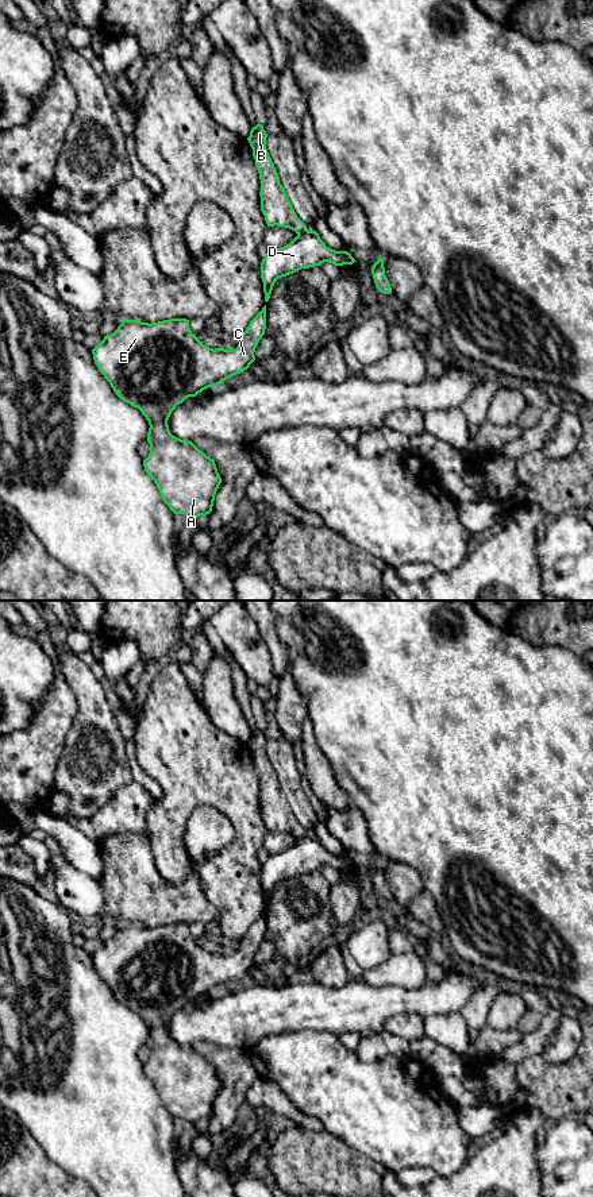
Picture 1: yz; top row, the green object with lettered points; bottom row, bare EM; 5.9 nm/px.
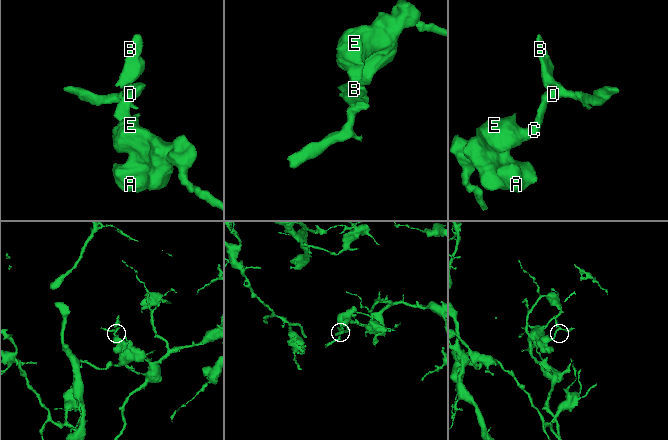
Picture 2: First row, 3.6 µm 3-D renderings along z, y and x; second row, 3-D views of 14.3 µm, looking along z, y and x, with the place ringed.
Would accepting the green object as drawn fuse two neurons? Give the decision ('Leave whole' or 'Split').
Split

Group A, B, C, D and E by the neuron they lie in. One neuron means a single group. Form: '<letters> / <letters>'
A C D E / B

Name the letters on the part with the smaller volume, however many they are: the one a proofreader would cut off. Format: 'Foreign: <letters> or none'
Foreign: B

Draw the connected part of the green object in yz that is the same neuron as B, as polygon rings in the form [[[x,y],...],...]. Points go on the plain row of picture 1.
[[[262,729],[251,733],[247,742],[261,784],[261,815],[267,831],[285,831],[296,838],[307,835],[307,830],[297,822],[282,789],[278,777],[266,753],[267,738]]]

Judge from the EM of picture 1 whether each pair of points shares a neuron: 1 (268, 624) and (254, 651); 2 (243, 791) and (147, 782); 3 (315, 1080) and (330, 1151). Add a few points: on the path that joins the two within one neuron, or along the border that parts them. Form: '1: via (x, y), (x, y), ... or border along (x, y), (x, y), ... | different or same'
1: border along (249, 614), (268, 648), (272, 665) | different
2: border along (135, 761), (161, 787), (162, 795), (158, 799) | different
3: border along (324, 1130), (354, 1147) | different

